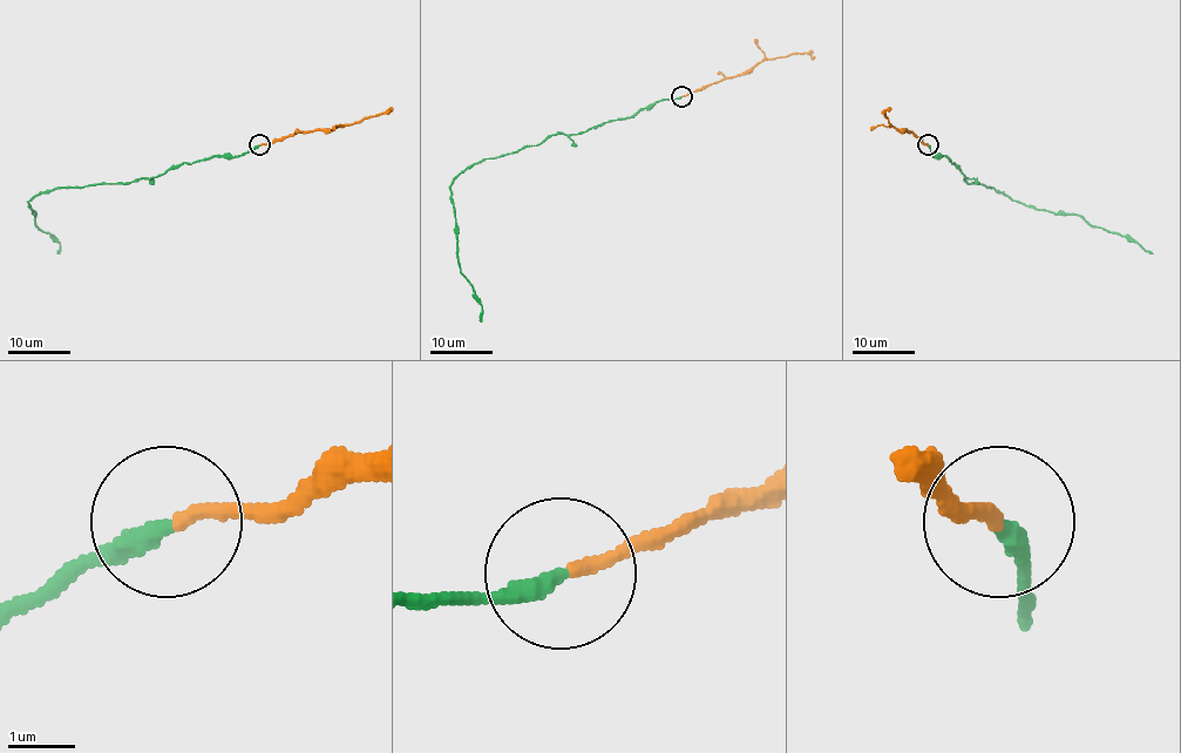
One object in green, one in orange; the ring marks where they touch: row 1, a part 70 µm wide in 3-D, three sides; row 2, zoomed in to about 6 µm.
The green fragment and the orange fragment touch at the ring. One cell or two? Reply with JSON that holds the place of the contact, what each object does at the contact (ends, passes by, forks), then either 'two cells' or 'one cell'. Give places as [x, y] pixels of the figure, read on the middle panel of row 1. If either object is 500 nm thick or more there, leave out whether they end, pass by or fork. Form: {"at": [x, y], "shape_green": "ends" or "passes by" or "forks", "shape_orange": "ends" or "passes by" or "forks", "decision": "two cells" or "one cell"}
{"at": [681, 96], "shape_green": "ends", "shape_orange": "ends", "decision": "one cell"}

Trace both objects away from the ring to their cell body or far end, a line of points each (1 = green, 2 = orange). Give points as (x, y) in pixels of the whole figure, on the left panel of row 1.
1: (259, 146), (129, 182), (40, 191), (28, 205), (38, 228), (60, 244), (56, 253)
2: (259, 146), (294, 133), (332, 130), (393, 108)

